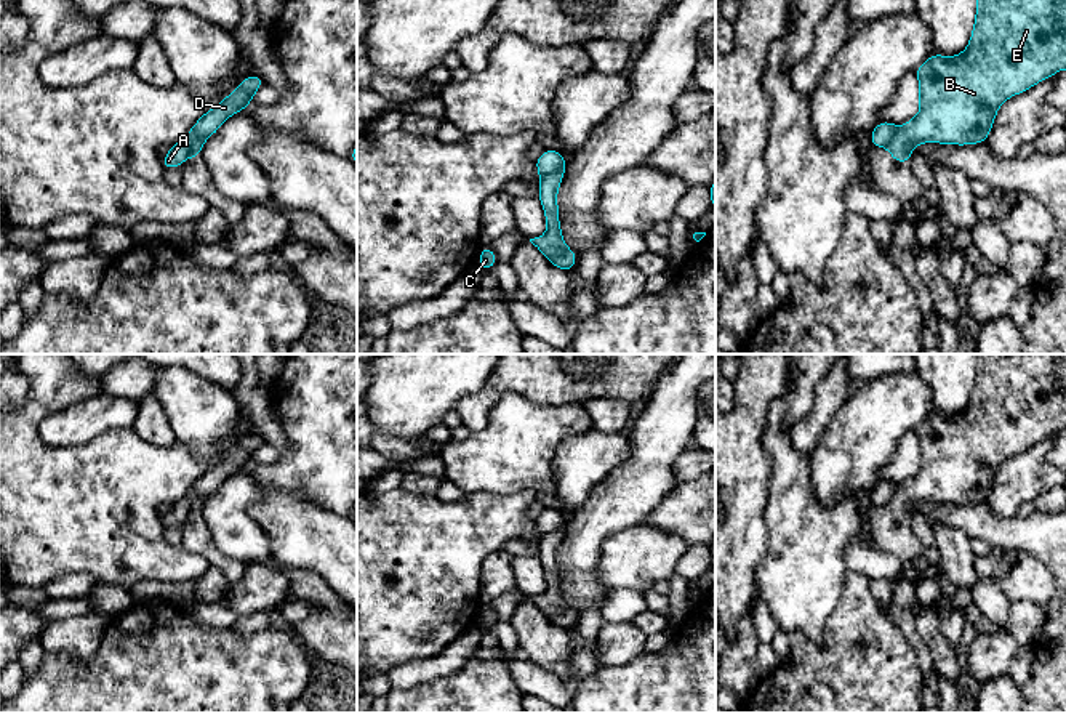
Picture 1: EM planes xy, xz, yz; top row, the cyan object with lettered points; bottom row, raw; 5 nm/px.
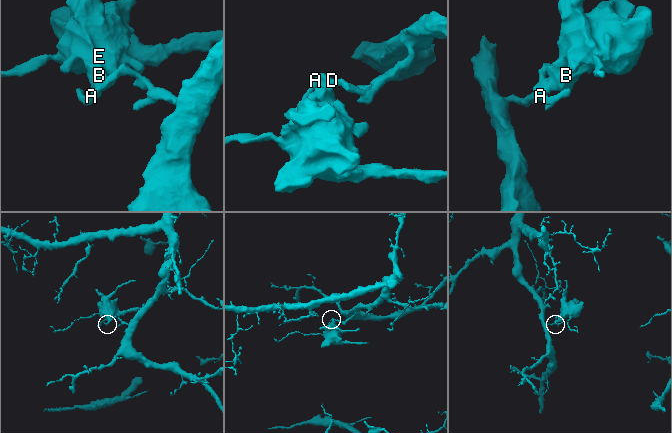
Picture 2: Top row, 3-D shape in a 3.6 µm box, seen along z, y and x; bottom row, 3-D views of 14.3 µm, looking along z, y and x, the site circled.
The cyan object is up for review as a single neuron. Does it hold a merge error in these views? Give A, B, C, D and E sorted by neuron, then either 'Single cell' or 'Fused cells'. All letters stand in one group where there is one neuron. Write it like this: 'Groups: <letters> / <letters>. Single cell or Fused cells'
Groups: A C D / B E. Fused cells

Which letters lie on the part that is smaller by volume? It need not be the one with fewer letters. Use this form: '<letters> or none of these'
B, E

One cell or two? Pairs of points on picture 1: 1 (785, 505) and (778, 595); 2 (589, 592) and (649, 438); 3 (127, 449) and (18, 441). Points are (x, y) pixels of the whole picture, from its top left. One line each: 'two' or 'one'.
1: one
2: one
3: one

